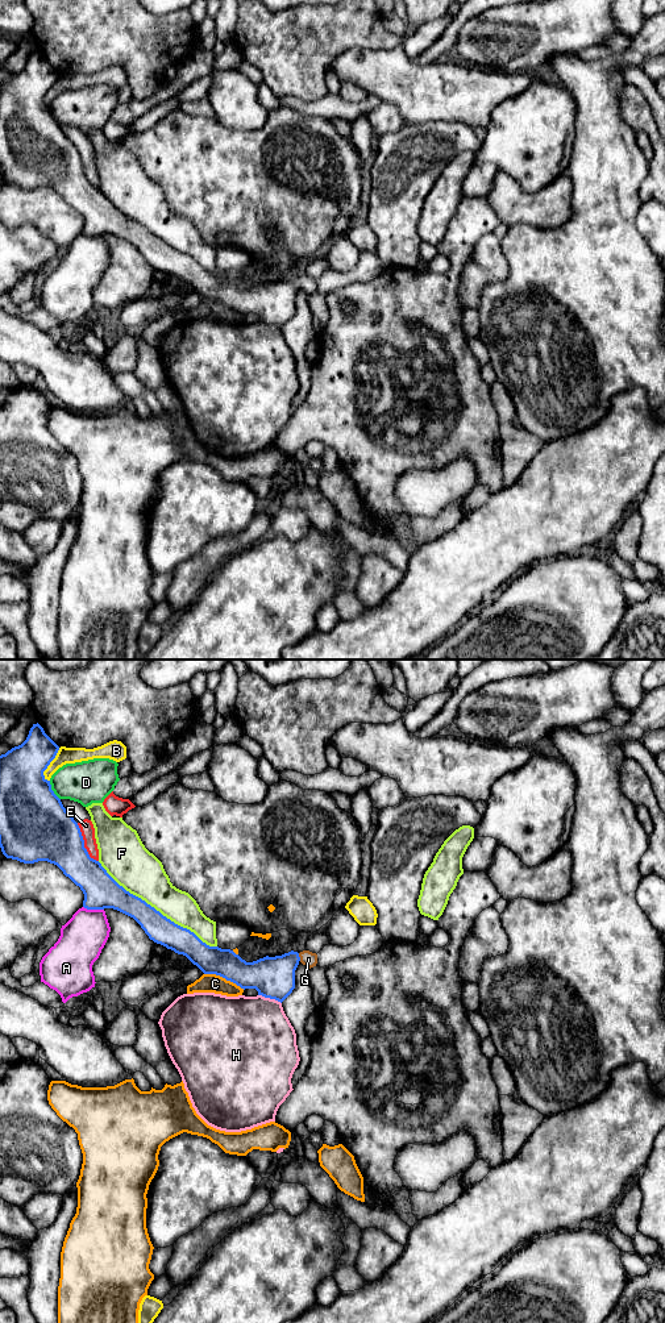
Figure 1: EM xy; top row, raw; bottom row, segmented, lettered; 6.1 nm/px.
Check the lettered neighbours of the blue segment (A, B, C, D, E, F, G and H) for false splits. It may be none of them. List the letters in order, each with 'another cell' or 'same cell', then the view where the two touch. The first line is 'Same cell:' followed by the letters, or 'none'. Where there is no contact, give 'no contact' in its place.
Same cell: G
A: another cell | xy
B: another cell | xy
C: another cell | xy
D: another cell | xy
E: another cell | xy
F: another cell | xy
G: same cell | xy
H: another cell | xy

